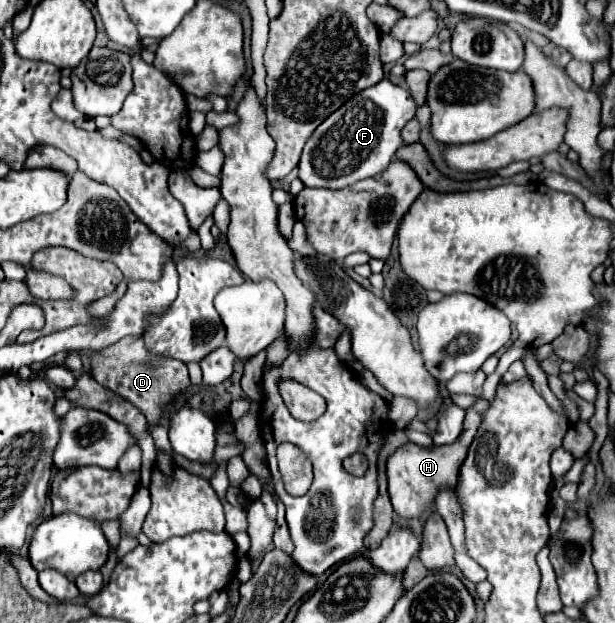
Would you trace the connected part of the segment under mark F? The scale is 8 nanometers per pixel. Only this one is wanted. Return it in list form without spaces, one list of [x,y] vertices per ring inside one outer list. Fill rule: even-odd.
[[[389,79],[359,91],[343,107],[331,113],[307,139],[299,161],[299,179],[305,187],[341,189],[381,173],[393,161],[395,151],[403,145],[401,129],[413,117],[415,101],[409,91],[401,85],[393,85]]]

